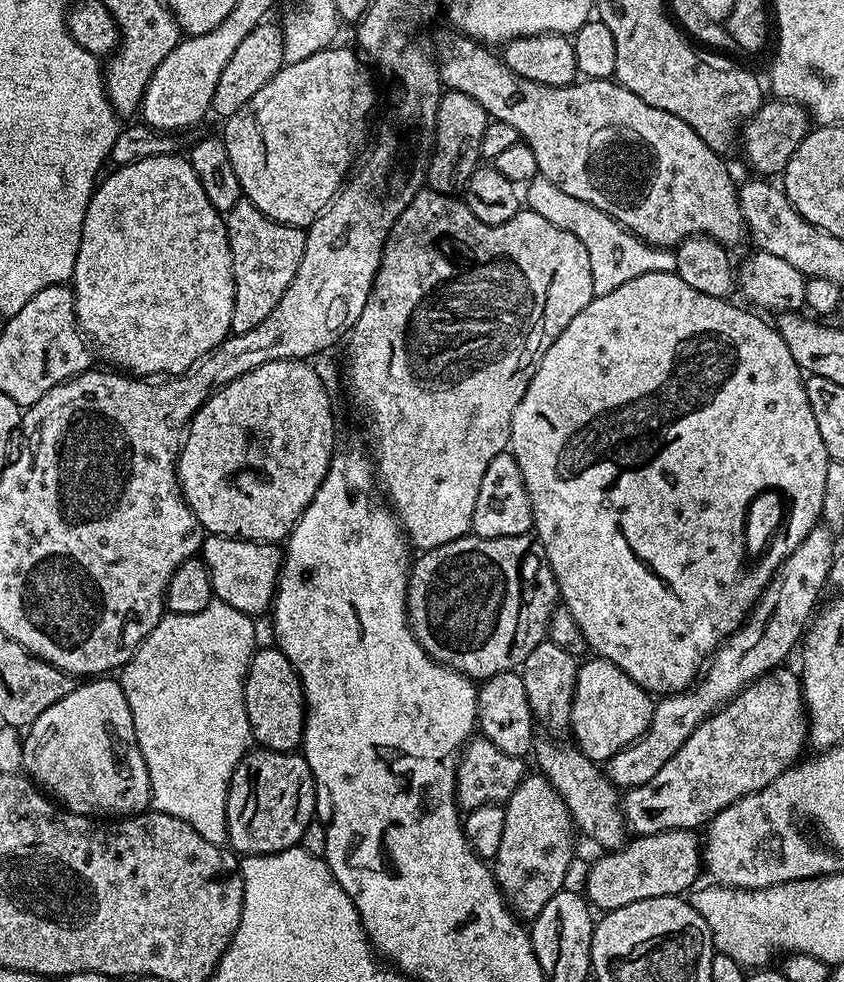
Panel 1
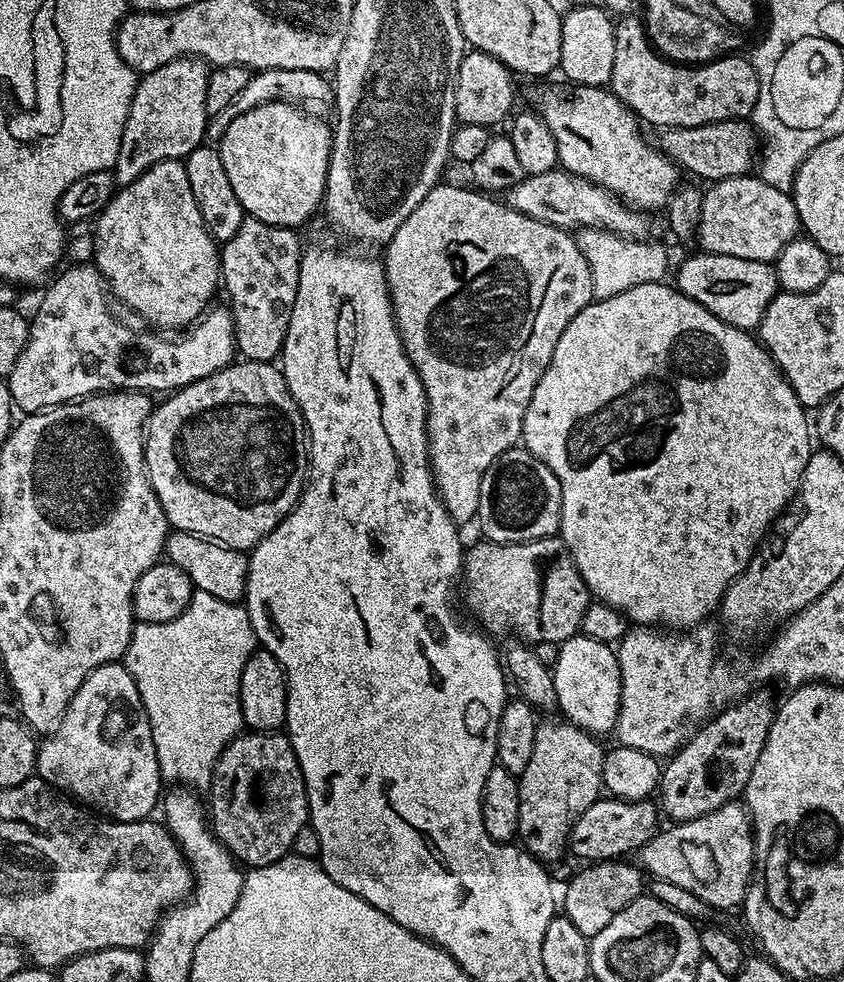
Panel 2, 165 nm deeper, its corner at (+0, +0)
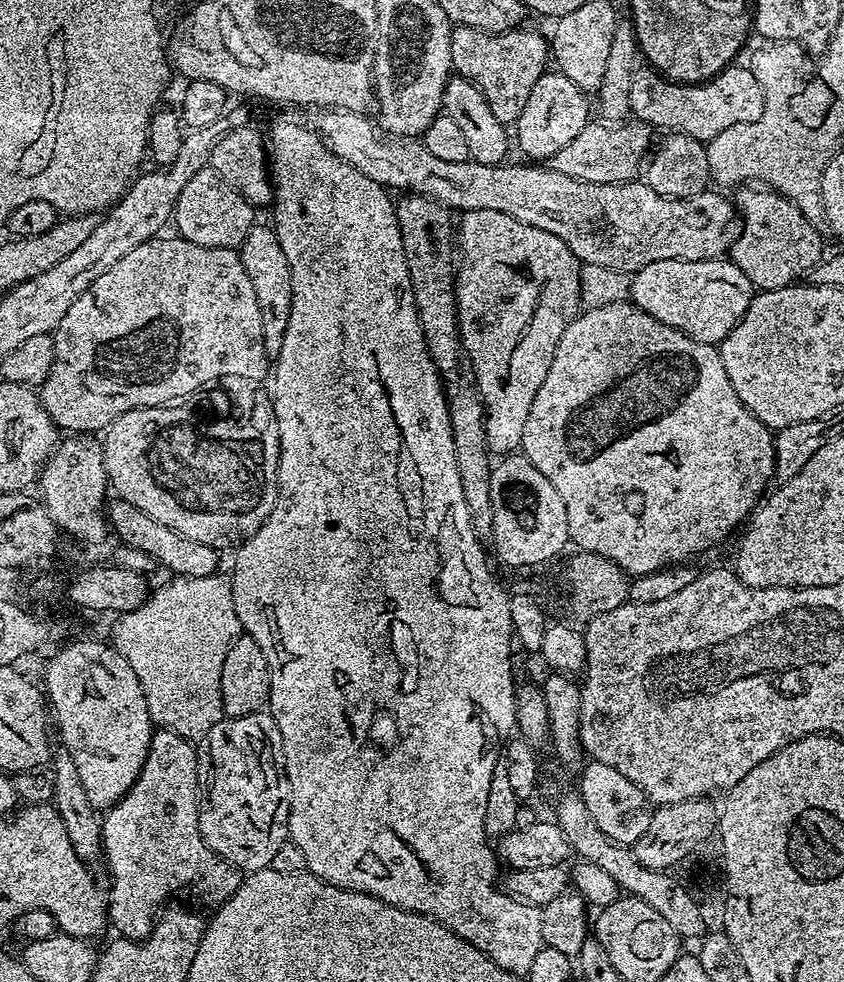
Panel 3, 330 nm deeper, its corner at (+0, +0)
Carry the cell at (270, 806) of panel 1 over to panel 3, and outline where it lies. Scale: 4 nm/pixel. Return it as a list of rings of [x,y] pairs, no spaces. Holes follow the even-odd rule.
[[[264,710],[245,716],[229,716],[211,728],[206,743],[212,781],[206,784],[206,799],[200,810],[200,833],[209,852],[215,852],[245,873],[254,874],[269,867],[274,854],[290,840],[288,819],[292,809],[292,787],[284,765],[284,743],[278,722]]]

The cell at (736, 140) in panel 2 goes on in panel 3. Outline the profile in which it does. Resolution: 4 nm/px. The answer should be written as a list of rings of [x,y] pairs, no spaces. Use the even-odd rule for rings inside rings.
[[[635,118],[599,123],[590,122],[567,146],[562,146],[562,150],[552,156],[550,167],[570,178],[595,184],[623,184],[626,180],[637,179],[653,147],[653,129],[643,120]]]

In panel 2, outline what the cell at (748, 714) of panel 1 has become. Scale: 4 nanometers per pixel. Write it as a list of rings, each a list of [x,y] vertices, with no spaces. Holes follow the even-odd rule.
[[[601,798],[586,810],[574,822],[572,833],[568,836],[569,853],[573,852],[580,862],[599,862],[627,857],[628,851],[639,850],[650,838],[656,835],[658,825],[658,808],[651,799],[647,800],[617,800],[615,798]]]

